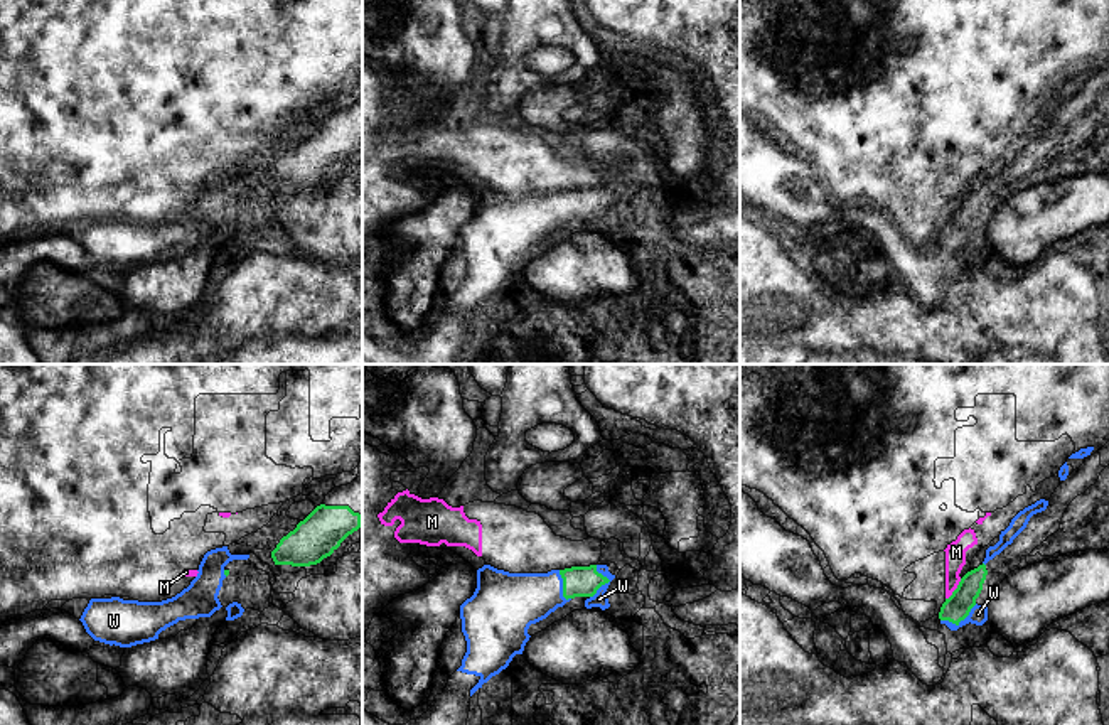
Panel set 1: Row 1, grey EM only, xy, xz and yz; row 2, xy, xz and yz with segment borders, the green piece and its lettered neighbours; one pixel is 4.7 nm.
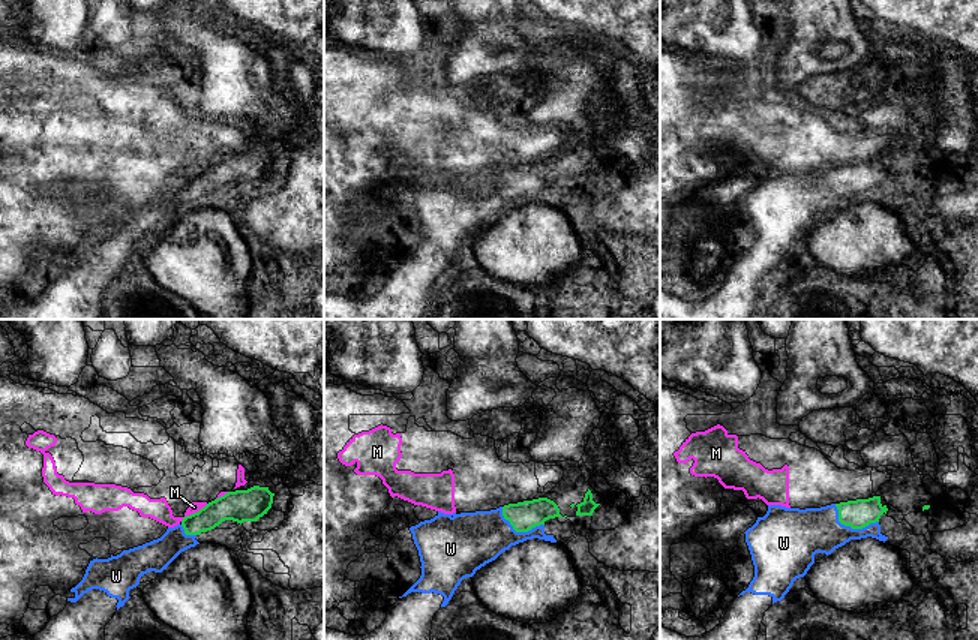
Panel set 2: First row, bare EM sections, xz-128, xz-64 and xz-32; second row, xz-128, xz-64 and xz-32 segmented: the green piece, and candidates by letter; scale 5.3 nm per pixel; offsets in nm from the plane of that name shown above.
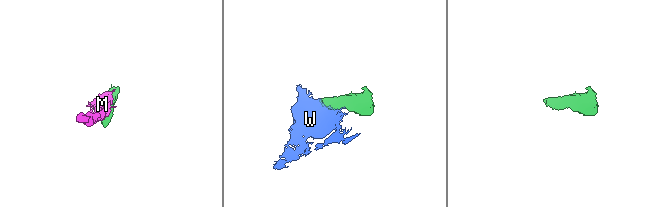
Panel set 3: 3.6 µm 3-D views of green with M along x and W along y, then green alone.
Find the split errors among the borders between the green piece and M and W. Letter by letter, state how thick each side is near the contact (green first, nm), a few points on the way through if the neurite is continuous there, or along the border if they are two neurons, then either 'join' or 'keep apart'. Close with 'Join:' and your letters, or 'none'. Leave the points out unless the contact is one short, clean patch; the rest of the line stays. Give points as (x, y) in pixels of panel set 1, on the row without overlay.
M: calibres 120 and 100 nm; border yz (961, 201), (946, 221); keep apart
W: calibres 140 and 70 nm; join
Join: W

